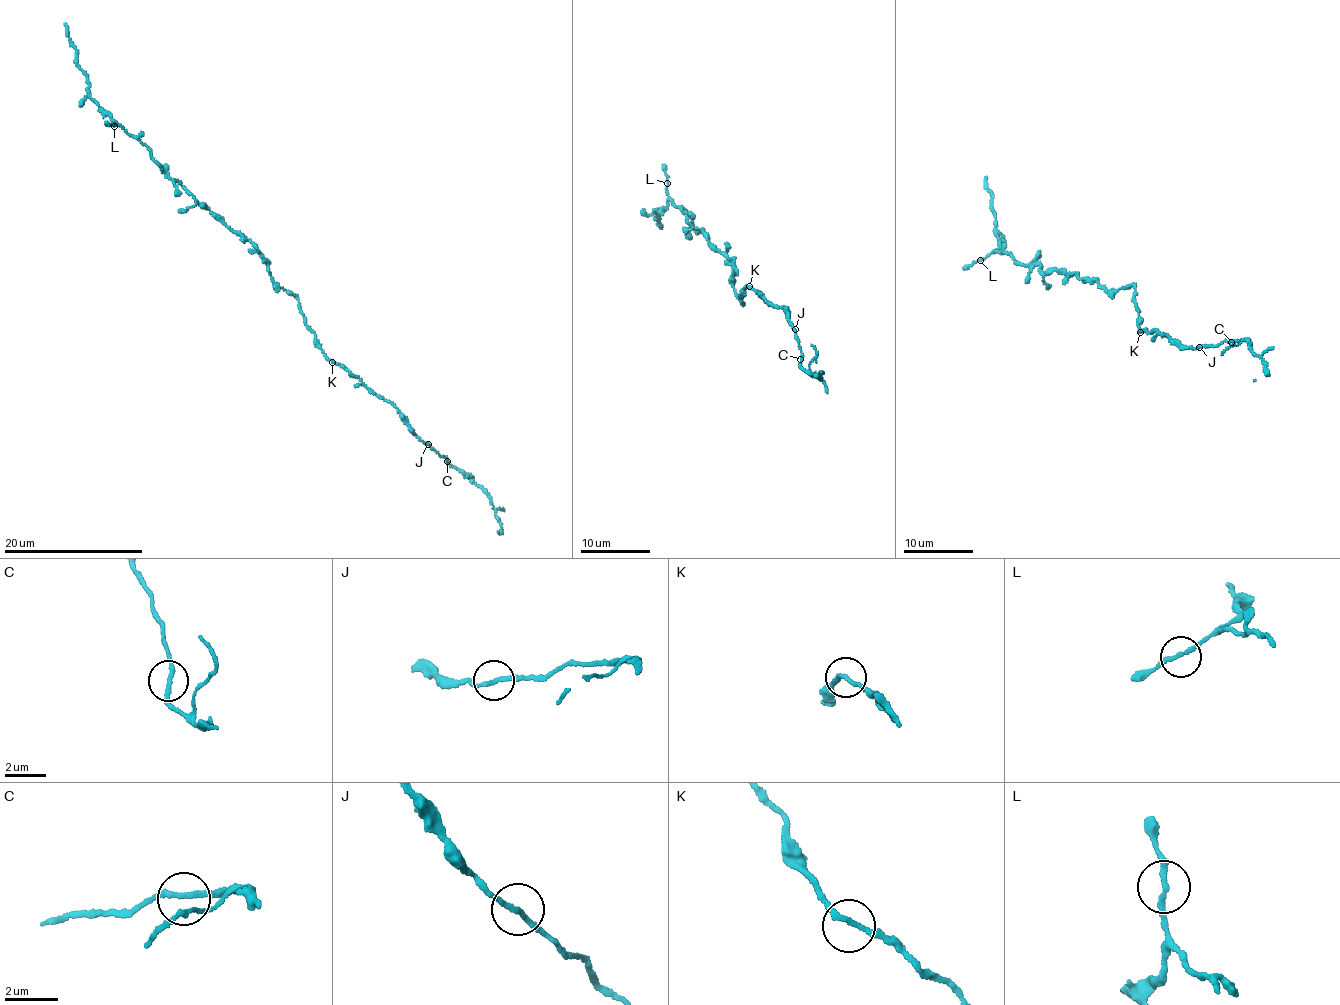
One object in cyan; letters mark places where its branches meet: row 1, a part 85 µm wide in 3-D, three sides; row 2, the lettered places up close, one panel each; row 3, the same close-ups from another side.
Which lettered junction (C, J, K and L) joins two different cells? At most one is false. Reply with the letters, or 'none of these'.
none of these

